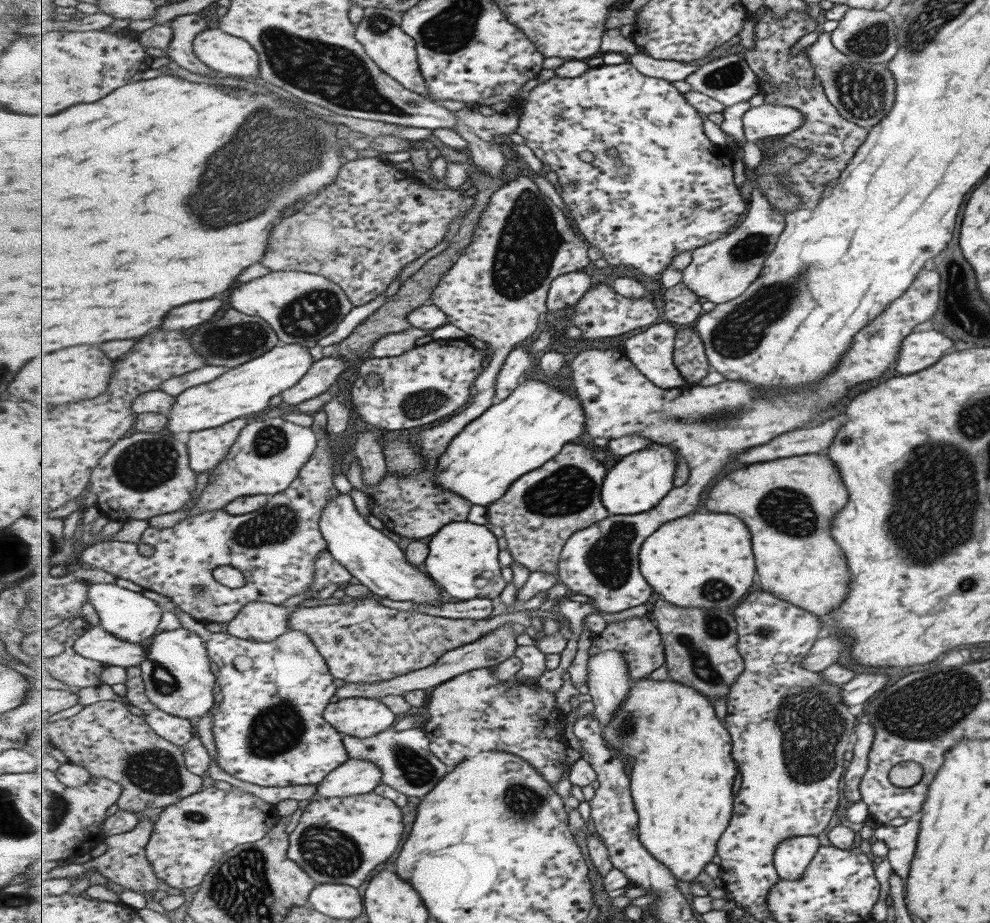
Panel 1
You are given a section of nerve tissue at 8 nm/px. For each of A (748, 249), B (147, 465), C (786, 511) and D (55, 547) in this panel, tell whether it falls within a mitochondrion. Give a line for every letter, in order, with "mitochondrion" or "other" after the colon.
A: mitochondrion
B: mitochondrion
C: mitochondrion
D: other

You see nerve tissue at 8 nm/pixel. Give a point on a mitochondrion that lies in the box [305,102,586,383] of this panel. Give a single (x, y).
(528, 242)

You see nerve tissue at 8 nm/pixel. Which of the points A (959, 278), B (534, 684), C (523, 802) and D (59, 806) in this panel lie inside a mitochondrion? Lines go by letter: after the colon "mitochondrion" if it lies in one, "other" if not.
A: other
B: other
C: mitochondrion
D: mitochondrion

